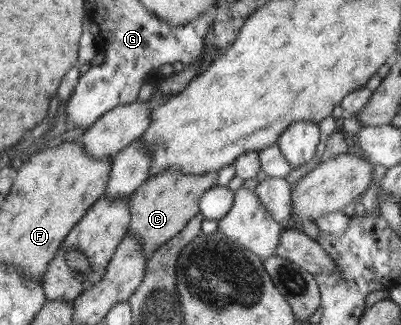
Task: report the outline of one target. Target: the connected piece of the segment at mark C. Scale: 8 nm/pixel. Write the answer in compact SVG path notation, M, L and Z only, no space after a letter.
M165 170L148 178L141 187L129 198L130 225L129 235L139 237L142 251L149 260L152 252L165 244L170 238L179 234L185 225L200 212L200 199L207 190L216 187L218 172L207 172L203 176L187 176L175 170Z

